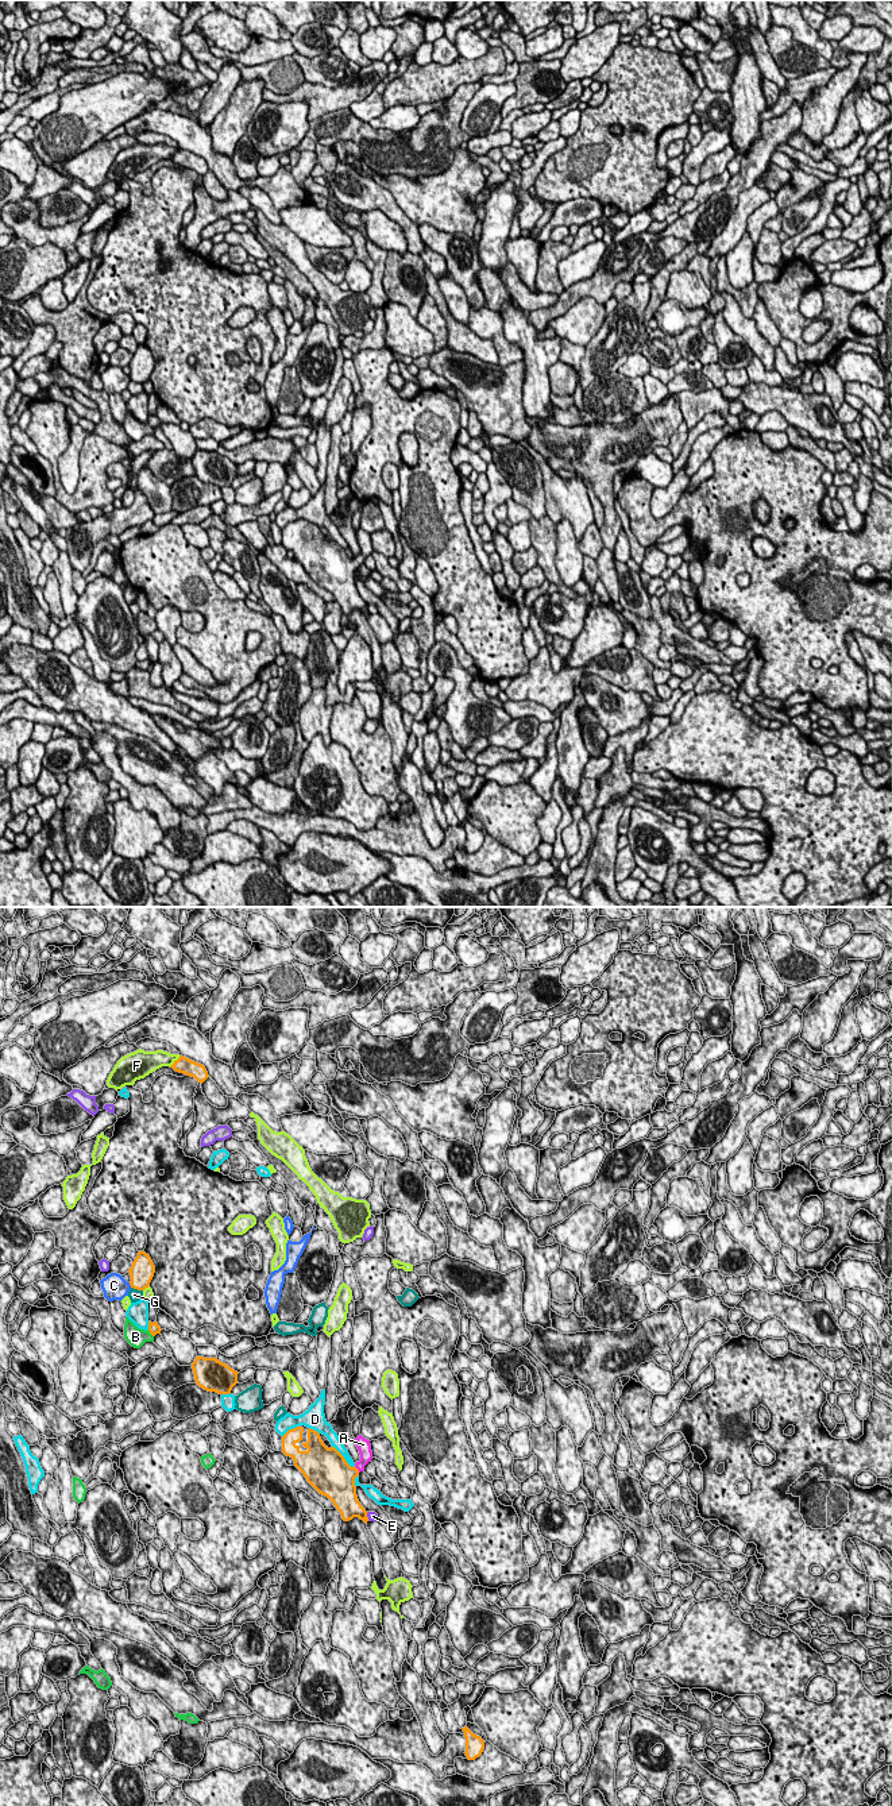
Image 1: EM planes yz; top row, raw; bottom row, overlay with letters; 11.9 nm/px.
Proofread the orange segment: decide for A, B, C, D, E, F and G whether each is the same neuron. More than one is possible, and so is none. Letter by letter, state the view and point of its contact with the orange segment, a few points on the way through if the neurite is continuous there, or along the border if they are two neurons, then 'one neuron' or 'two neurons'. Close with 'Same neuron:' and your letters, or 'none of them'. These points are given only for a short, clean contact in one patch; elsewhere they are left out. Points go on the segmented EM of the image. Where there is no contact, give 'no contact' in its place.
A: yz (356, 1469) | across yz (338, 1477), (356, 1469), (365, 1459), (365, 1450) | one neuron
B: yz (150, 1332) | along yz (147, 1330), (153, 1336) | two neurons
C: yz (130, 1284) | two neurons
D: yz (343, 1458) | two neurons
E: yz (366, 1516) | two neurons
F: yz (176, 1061) | two neurons
G: yz (136, 1288) | two neurons
Same neuron: A

